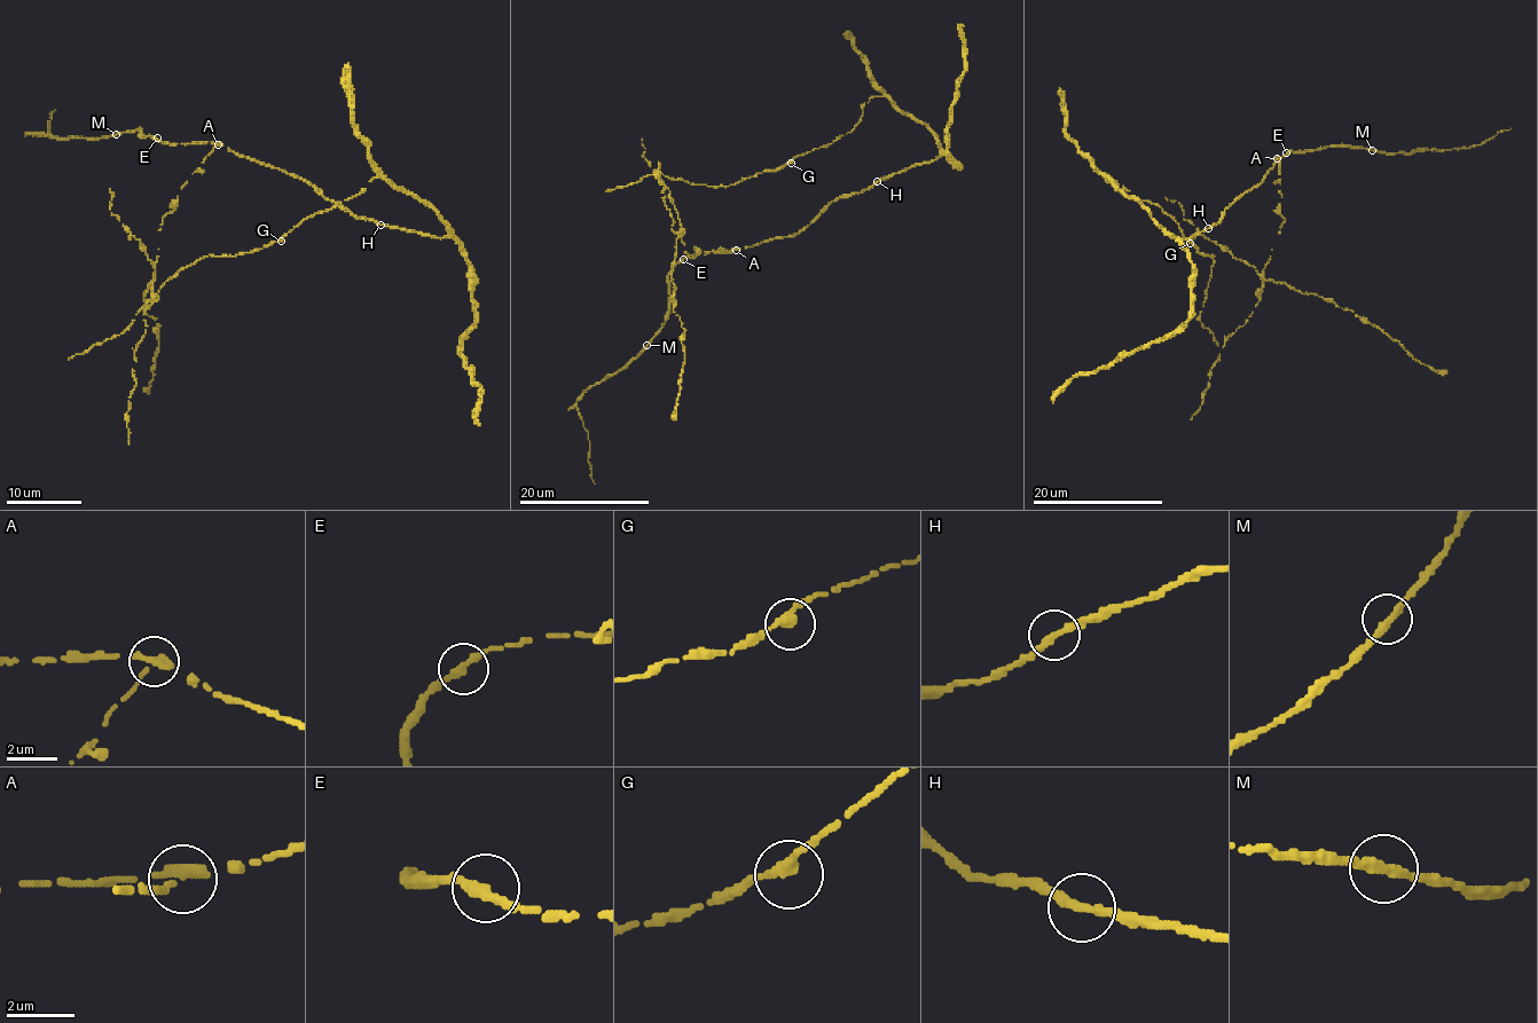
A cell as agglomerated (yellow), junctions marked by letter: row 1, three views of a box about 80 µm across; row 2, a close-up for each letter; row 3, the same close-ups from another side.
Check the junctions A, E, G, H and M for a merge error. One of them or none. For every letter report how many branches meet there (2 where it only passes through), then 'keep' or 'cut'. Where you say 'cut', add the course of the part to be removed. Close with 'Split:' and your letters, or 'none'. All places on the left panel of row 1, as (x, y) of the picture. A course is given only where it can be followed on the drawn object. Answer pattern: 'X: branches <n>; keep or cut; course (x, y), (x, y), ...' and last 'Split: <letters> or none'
A: branches 2; cut
E: branches 2; keep
G: branches 2; keep
H: branches 2; keep
M: branches 2; keep
Split: A

